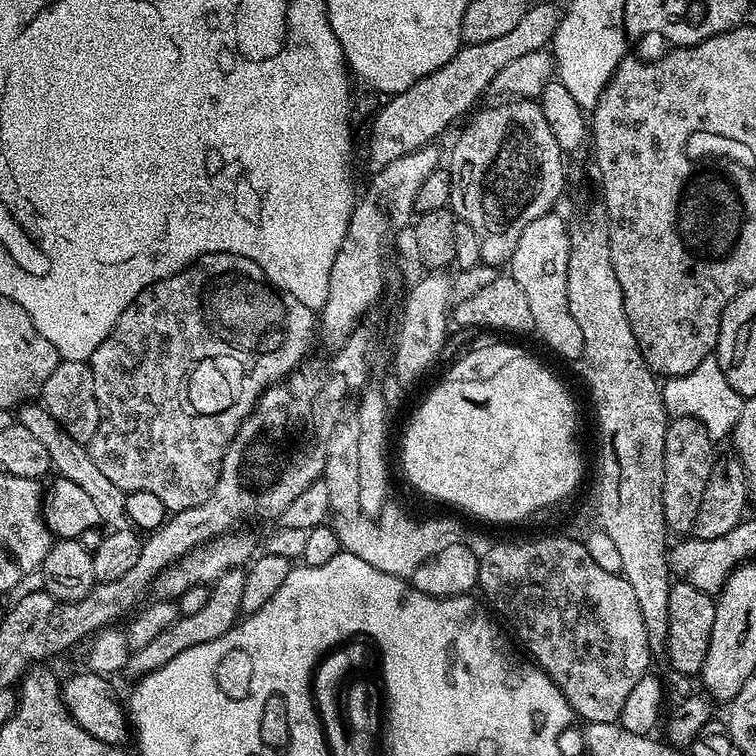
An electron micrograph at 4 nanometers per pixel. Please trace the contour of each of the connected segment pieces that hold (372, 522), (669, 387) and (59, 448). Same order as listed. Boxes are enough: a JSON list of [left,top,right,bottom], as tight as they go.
[[335,502,465,578],[662,355,745,441],[18,402,129,530]]

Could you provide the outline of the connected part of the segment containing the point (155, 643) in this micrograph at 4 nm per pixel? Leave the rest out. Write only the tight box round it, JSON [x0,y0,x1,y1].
[123,567,246,678]

